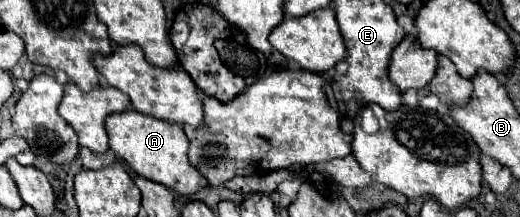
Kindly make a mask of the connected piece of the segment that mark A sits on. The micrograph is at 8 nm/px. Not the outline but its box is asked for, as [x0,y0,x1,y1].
[105,111,207,197]

